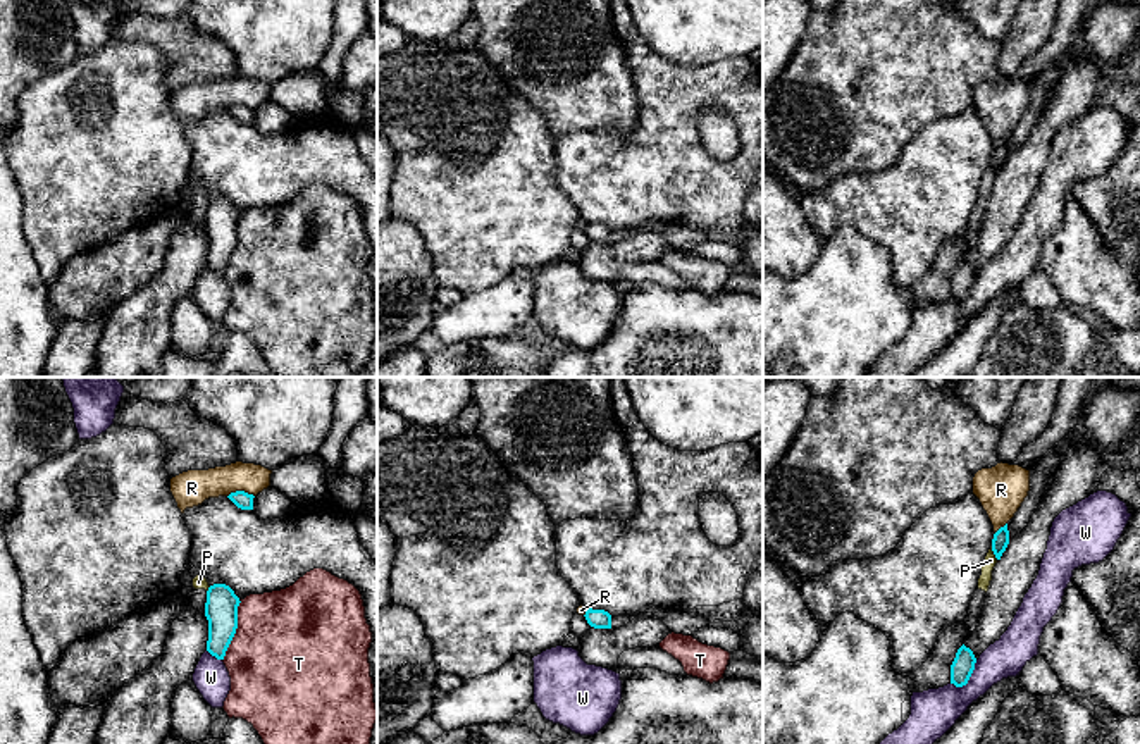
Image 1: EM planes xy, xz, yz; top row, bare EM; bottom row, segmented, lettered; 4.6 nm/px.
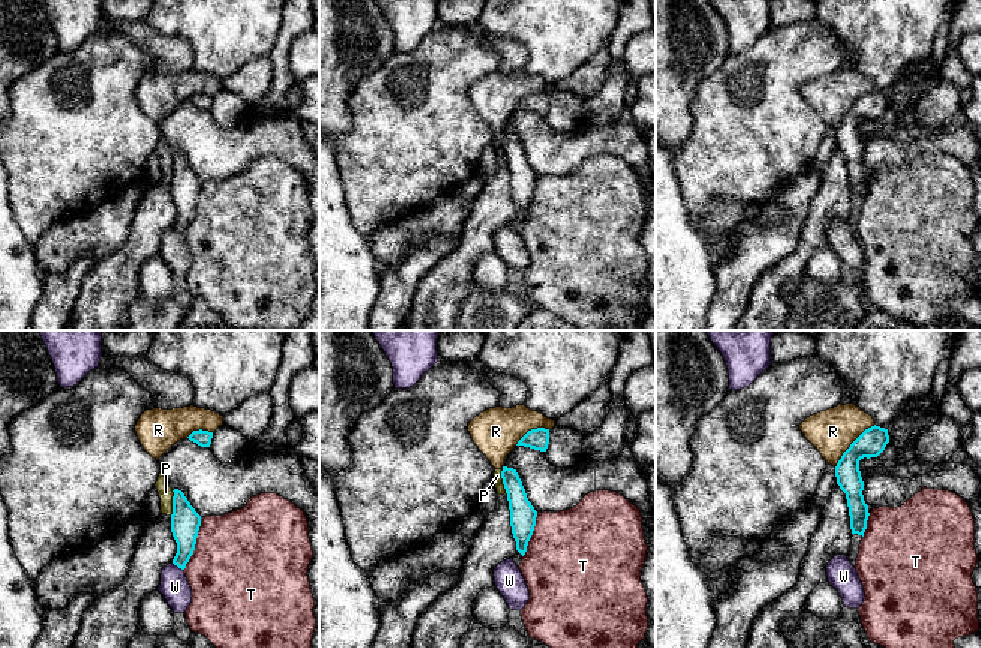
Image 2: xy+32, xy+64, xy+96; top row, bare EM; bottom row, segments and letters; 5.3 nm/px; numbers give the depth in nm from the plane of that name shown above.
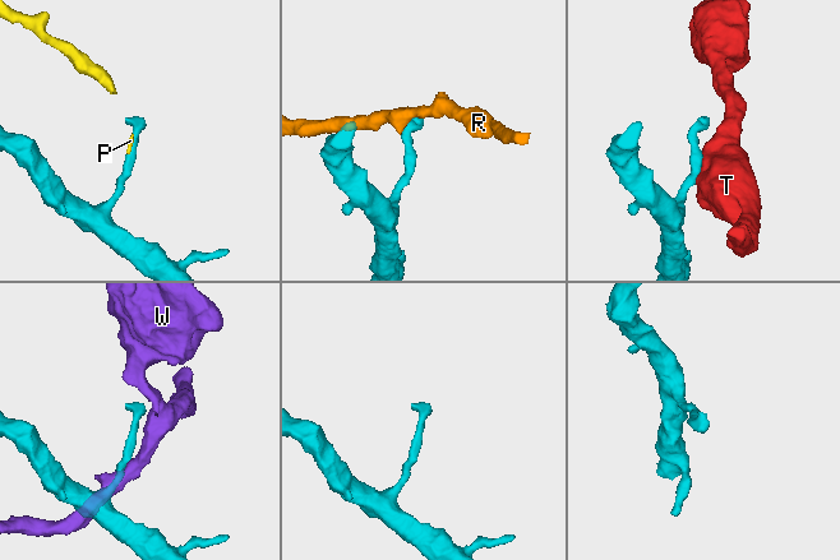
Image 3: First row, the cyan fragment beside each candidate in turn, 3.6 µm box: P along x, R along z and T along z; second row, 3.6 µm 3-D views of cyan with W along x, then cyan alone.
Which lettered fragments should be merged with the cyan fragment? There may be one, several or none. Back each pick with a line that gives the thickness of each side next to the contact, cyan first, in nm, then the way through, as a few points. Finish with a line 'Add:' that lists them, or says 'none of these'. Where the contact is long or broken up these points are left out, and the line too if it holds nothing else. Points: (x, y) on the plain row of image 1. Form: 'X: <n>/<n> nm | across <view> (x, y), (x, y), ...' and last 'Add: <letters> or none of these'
Add: none of these

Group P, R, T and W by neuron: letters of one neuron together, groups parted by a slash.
P R / T / W

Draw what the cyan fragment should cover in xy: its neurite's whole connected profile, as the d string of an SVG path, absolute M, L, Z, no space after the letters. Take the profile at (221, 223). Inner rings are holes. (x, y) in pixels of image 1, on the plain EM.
M214 198L207 205L205 231L208 234L207 265L224 274L238 243L239 212L226 198Z

